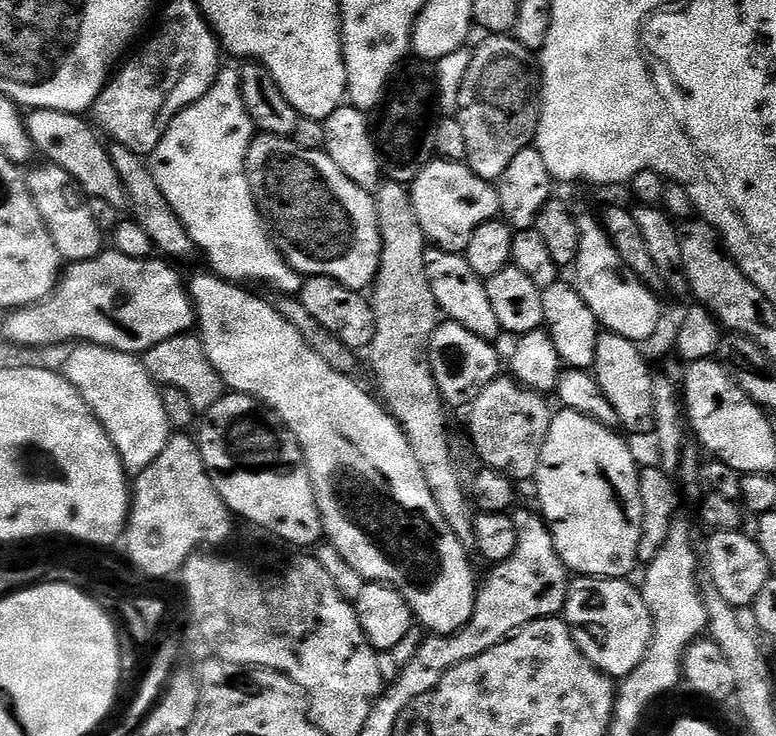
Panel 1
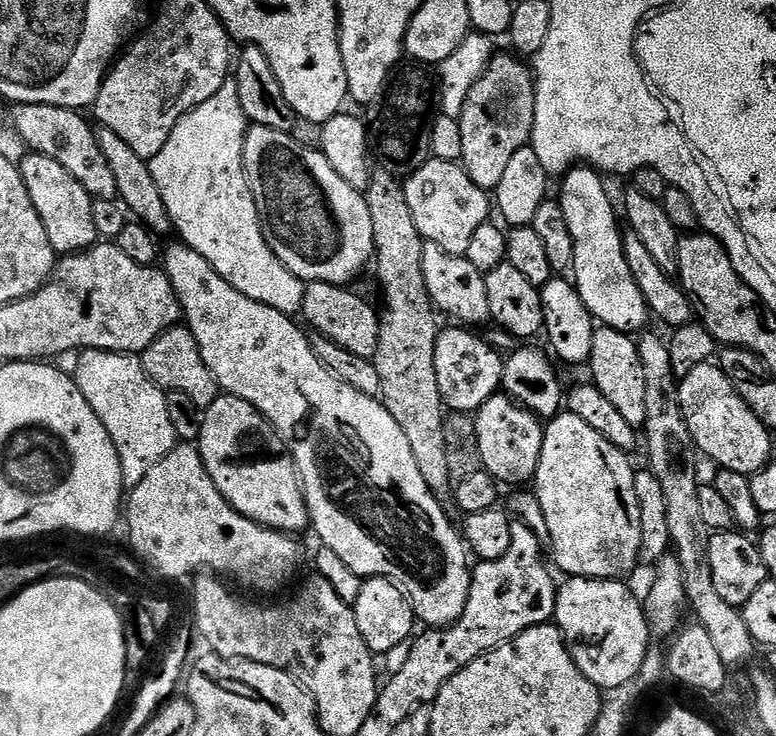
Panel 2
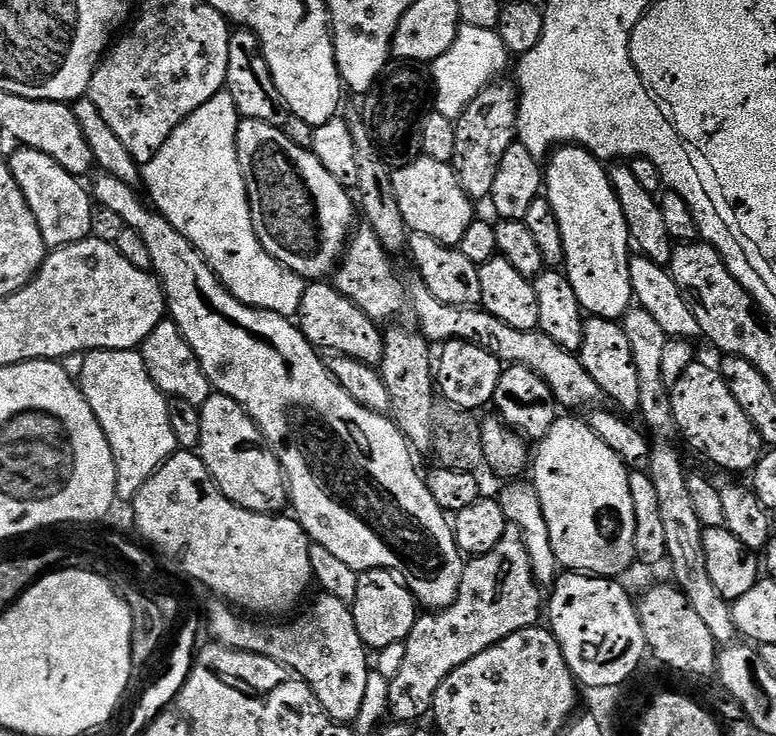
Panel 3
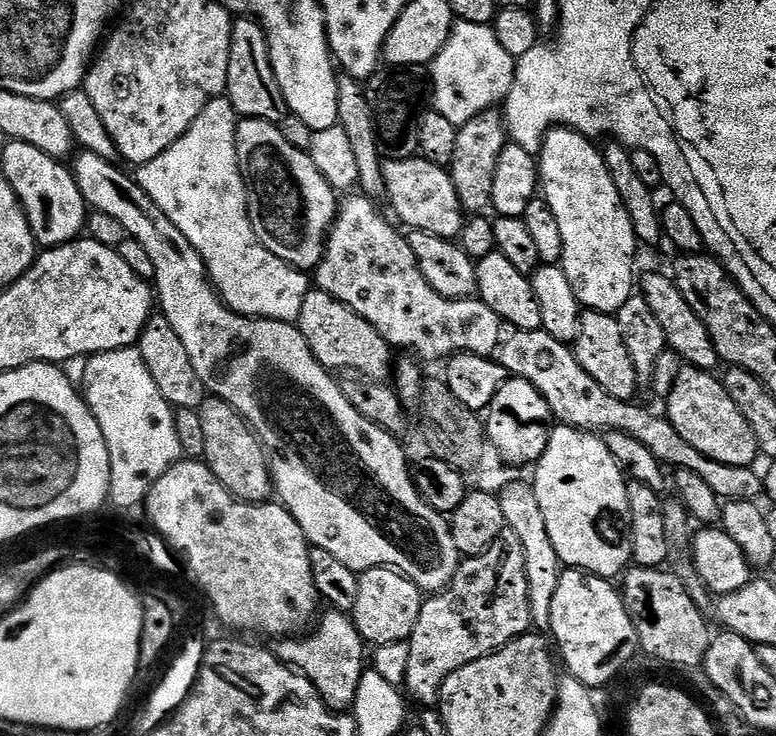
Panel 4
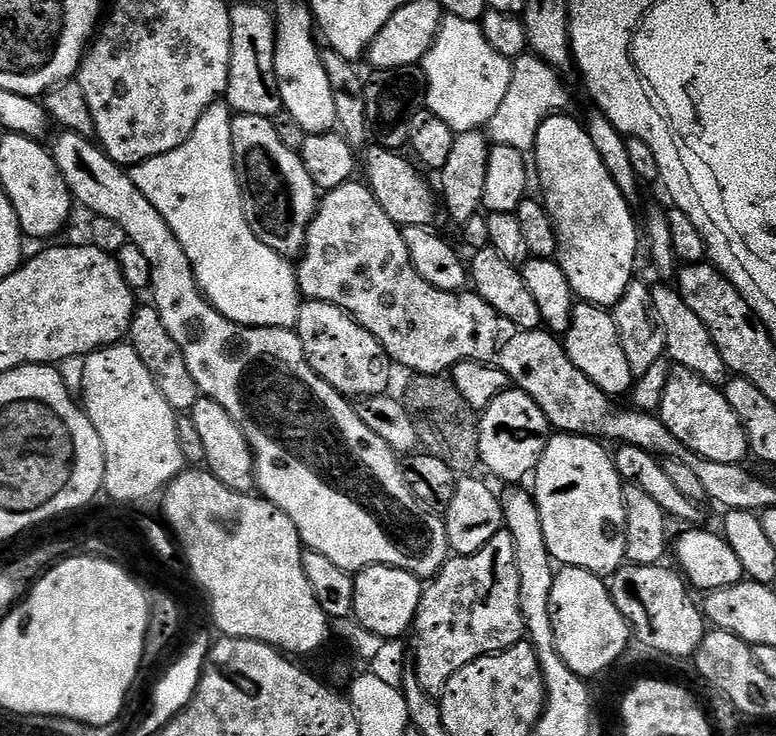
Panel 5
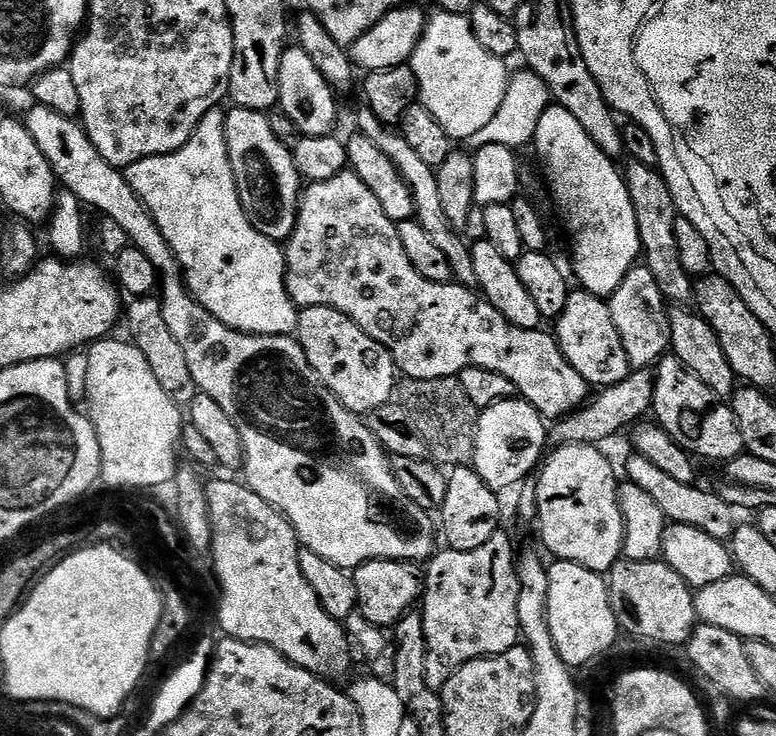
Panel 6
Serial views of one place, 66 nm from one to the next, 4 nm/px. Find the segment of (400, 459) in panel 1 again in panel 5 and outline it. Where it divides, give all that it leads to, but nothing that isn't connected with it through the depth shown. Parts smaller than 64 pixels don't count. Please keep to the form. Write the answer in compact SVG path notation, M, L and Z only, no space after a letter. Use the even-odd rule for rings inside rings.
M61 131L59 135L60 137L53 144L50 144L50 151L62 178L66 178L66 186L72 191L73 201L79 207L81 204L84 208L93 208L91 211L95 215L111 218L112 221L118 222L118 226L122 226L122 230L126 230L128 243L138 246L138 250L142 250L142 254L146 254L152 271L151 303L158 310L158 314L162 314L162 323L166 326L166 331L170 334L170 338L174 338L174 342L178 342L178 350L182 350L182 358L186 358L186 366L190 366L190 374L194 374L194 382L198 382L201 393L207 399L218 402L218 406L222 406L222 410L226 410L226 414L230 414L230 418L234 418L234 422L242 430L244 437L248 439L248 445L252 447L252 455L256 457L255 487L258 489L259 495L274 506L281 508L290 518L290 522L294 522L294 526L300 535L300 543L304 545L305 549L318 554L326 554L326 558L330 558L330 562L334 562L334 566L342 566L342 570L353 574L375 564L386 564L389 568L401 568L407 572L413 572L421 578L437 576L444 569L445 562L450 559L450 549L443 519L416 501L410 486L406 486L406 478L404 471L400 469L397 453L393 452L390 446L386 446L386 442L382 442L382 438L378 438L378 434L374 434L374 430L370 430L370 426L366 426L362 422L362 418L358 418L349 397L343 396L338 390L334 390L334 386L326 383L312 369L306 358L306 350L302 350L302 342L296 336L295 331L291 328L243 328L238 322L230 322L230 318L222 315L205 298L204 293L200 290L200 285L196 283L196 275L192 269L190 258L186 258L184 248L178 242L178 238L174 238L174 230L170 230L166 218L162 218L162 214L158 214L158 210L154 210L150 198L146 198L146 194L142 194L142 190L138 190L138 186L134 186L131 175L121 165L112 161L104 153L99 143L93 142L89 137L65 131Z

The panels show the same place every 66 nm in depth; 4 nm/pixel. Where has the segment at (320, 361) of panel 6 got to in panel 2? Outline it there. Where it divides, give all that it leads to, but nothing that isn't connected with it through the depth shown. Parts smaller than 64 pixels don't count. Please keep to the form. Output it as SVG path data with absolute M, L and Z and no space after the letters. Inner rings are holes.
M311 282L304 290L304 307L302 316L308 319L309 329L321 332L326 338L338 342L338 346L346 346L350 354L358 354L358 358L367 360L375 357L378 350L378 334L380 333L380 312L372 309L362 297L348 286Z

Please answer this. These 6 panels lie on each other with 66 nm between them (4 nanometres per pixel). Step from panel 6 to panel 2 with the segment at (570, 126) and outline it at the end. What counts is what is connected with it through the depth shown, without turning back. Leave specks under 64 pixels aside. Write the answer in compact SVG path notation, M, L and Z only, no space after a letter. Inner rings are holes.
M573 166L559 181L558 199L562 214L566 214L566 226L570 226L570 238L574 238L571 271L576 272L576 289L593 317L601 325L632 334L635 328L645 327L643 324L650 320L650 313L647 302L642 298L642 290L638 290L638 282L634 282L634 274L630 274L618 208L612 205L604 189L604 180L605 177L591 166Z

